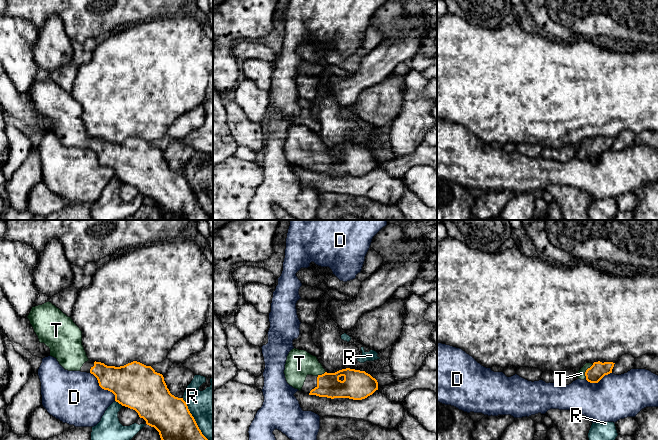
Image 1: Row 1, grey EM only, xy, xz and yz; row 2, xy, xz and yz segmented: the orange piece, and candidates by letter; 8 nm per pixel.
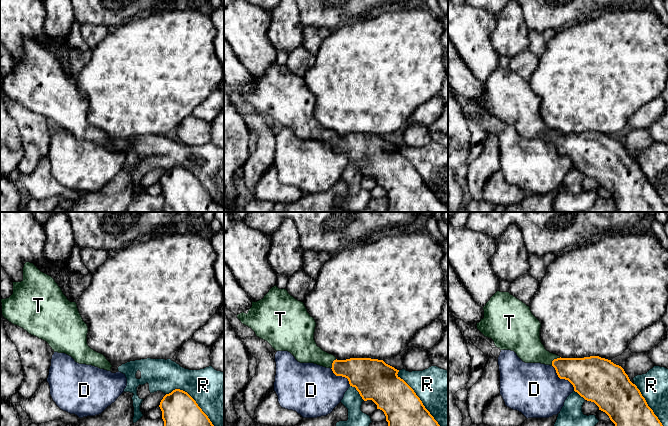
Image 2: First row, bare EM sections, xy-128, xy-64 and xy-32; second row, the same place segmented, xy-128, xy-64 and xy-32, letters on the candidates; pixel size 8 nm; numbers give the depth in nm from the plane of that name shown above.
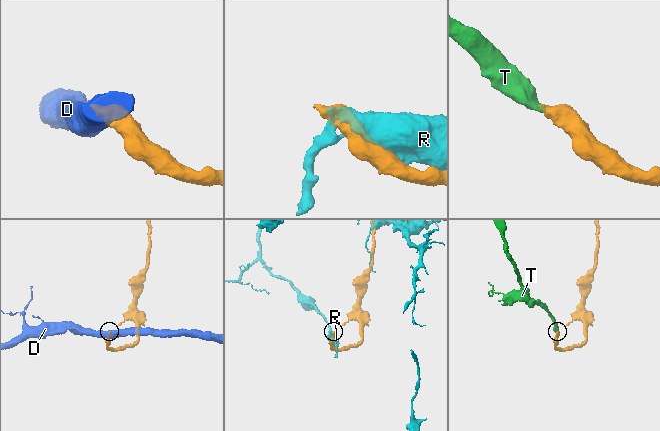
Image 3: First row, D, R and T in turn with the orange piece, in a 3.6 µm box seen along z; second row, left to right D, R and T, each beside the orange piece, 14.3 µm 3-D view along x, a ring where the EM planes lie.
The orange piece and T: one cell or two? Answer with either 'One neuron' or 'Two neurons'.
One neuron

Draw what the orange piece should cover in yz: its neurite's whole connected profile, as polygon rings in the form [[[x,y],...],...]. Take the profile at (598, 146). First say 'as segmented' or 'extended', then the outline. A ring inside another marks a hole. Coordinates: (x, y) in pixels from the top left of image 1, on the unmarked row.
extended | [[[594,138],[586,139],[578,147],[578,155],[586,155],[590,159],[598,159],[605,151],[612,149],[614,143],[613,138]]]

